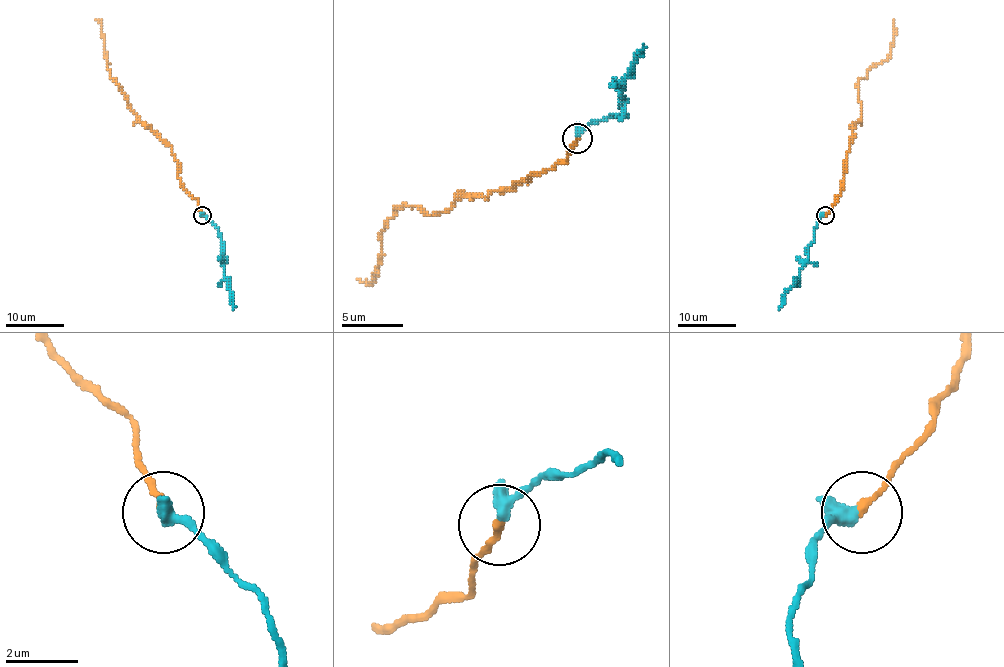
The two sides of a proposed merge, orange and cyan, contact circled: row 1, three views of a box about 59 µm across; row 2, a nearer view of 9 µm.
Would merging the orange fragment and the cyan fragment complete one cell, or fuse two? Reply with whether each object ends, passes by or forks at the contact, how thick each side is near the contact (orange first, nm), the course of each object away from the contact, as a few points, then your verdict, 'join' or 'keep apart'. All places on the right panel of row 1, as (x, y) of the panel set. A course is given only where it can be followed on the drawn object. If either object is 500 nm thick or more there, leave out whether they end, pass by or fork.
orange ends there; cyan ends there; 220 nm thick on the orange side, 440 nm on the other; orange runs (825, 215), (841, 189), (853, 126), (860, 118), (857, 83), (870, 69), (887, 58), (894, 33), (892, 20); cyan runs (824, 215), (813, 228), (812, 244), (807, 249), (799, 280), (785, 293), (780, 309); join

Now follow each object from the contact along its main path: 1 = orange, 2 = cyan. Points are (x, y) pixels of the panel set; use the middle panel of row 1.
1: (576, 139), (567, 160), (512, 190), (460, 197), (427, 215), (402, 206), (381, 233), (372, 282), (357, 279)
2: (576, 136), (610, 114), (622, 111), (628, 69), (640, 56), (643, 44)

